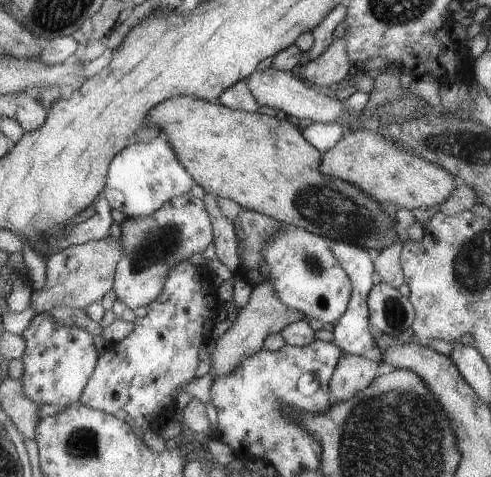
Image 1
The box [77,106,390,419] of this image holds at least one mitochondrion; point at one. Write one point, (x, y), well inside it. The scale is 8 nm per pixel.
(328, 208)

